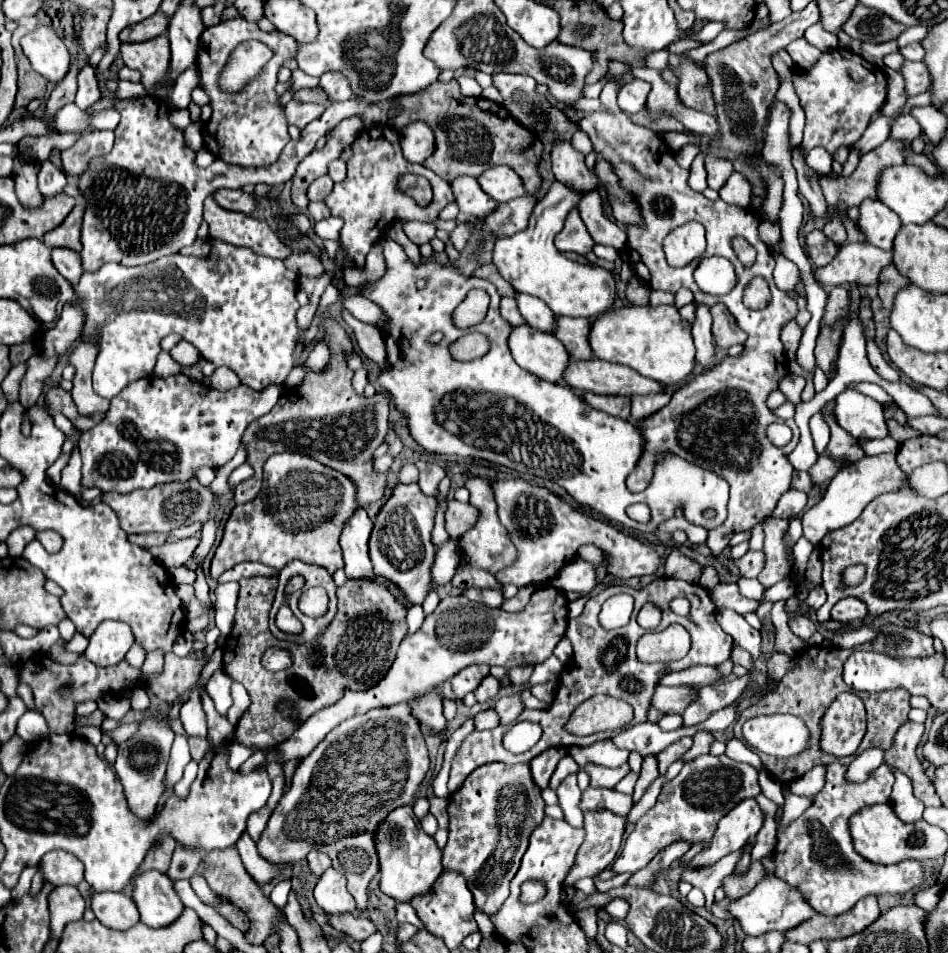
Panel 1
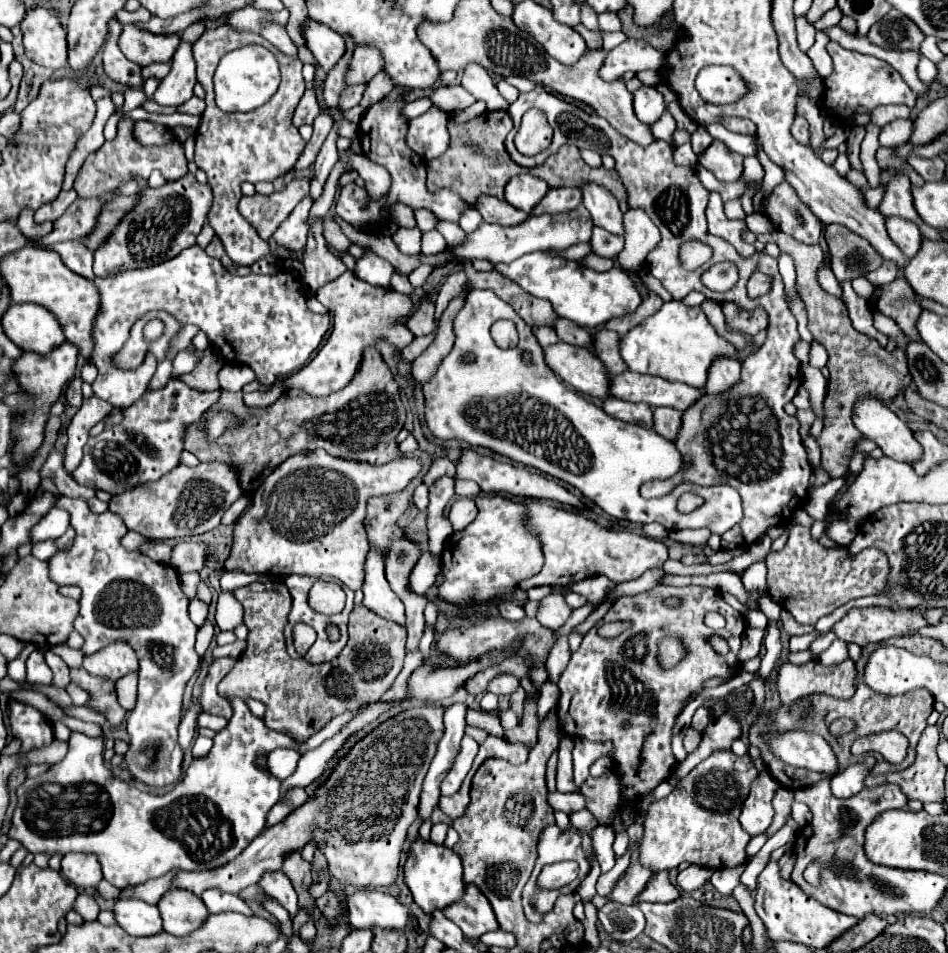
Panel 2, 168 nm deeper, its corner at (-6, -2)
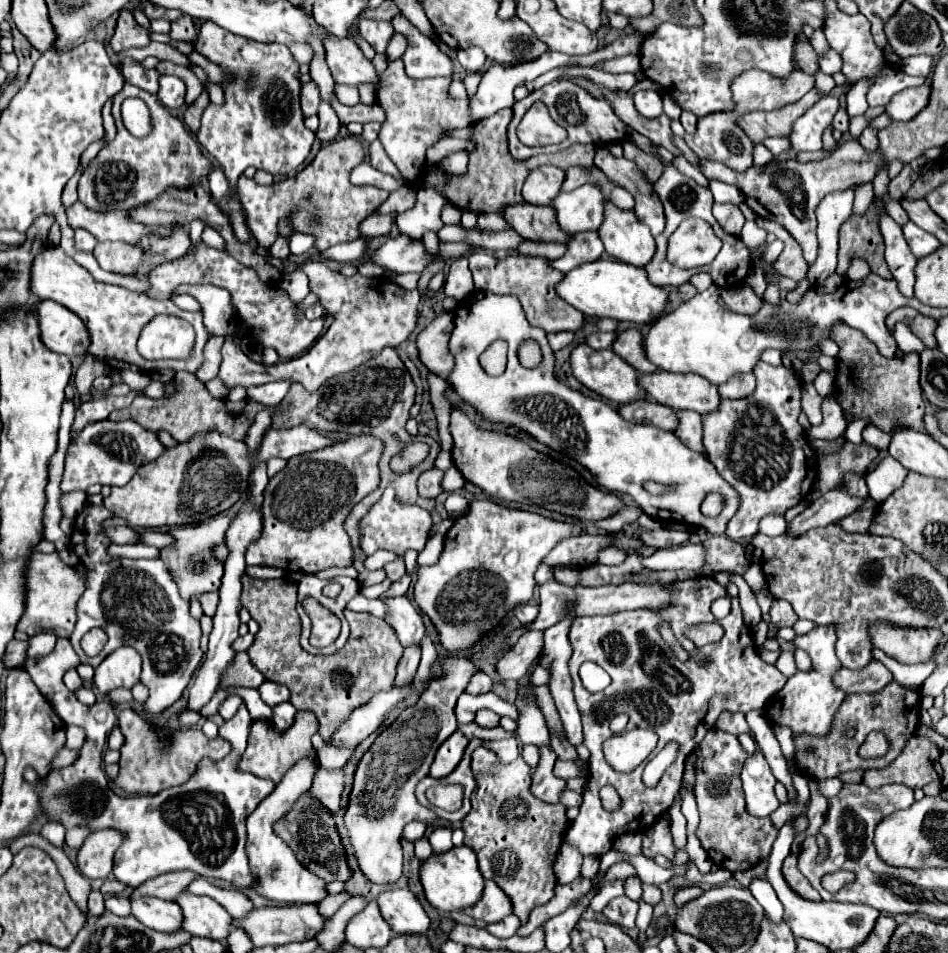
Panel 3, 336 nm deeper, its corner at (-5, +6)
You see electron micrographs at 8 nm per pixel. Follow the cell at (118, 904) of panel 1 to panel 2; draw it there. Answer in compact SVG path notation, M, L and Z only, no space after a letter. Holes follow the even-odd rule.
M118 898L112 912L116 924L122 926L130 936L150 936L162 932L158 908L140 898Z

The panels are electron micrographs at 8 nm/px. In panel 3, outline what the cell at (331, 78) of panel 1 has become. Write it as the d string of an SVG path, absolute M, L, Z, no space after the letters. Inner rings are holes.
M363 18L359 24L359 30L361 30L361 36L375 48L375 52L385 52L389 38L393 36L391 20Z

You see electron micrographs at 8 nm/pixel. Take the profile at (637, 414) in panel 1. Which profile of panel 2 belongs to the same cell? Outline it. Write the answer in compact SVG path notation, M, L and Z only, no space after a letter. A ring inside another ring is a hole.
M654 408L652 410L654 414L654 430L668 438L668 440L674 440L674 436L678 434L678 428L680 428L680 410L674 410L674 408Z

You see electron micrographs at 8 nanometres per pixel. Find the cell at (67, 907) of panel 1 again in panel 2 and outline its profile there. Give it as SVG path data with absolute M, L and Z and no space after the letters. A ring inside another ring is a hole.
M80 892L80 894L78 894L78 898L76 898L74 904L72 904L72 910L78 912L84 920L96 920L96 916L98 916L98 912L100 912L96 900L94 900L92 894L88 894L88 892Z

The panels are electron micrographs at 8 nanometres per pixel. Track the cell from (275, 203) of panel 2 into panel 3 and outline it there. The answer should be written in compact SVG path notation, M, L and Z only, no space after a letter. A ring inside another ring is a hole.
M343 136L319 150L315 160L301 170L299 174L285 178L281 182L275 182L271 186L259 186L255 180L241 176L237 182L237 192L241 198L243 208L249 216L249 228L261 248L269 248L277 234L279 234L279 222L283 218L291 218L299 232L313 234L313 226L309 224L309 214L317 216L321 220L321 230L315 236L315 250L323 252L325 248L337 244L337 242L349 242L357 240L361 236L359 224L377 212L377 208L387 200L389 192L379 190L375 186L355 186L351 184L349 176L351 170L365 160L365 146L359 136ZM311 202L313 210L307 212L307 204Z

